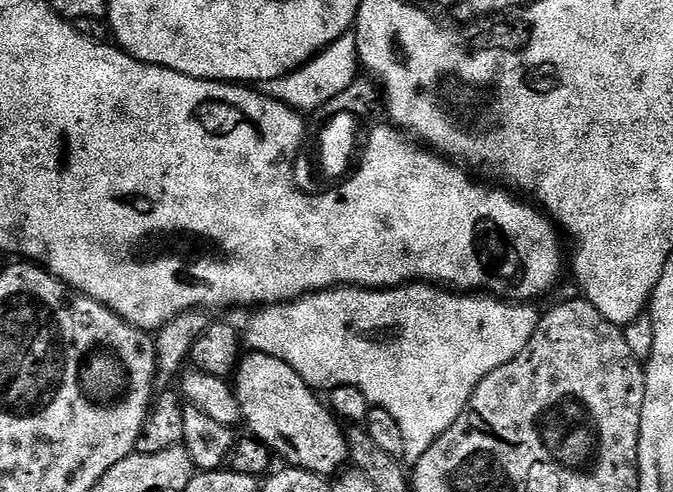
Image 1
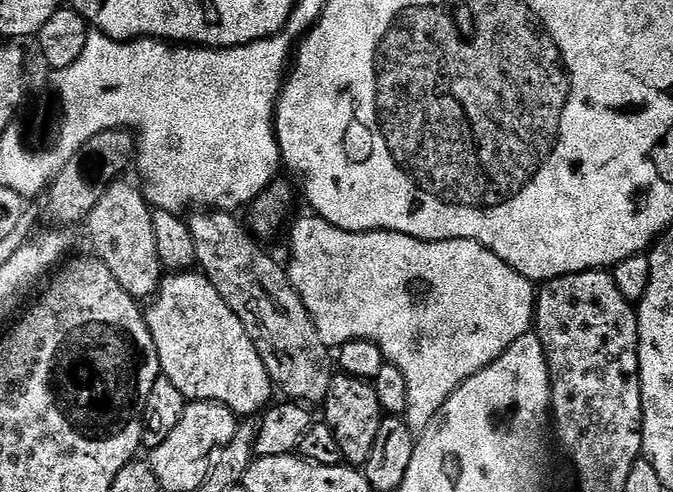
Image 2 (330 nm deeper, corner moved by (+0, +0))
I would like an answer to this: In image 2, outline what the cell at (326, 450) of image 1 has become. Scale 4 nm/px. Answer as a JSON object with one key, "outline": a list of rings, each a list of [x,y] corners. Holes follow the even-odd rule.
{"outline":[[[196,270],[173,271],[161,279],[154,299],[156,301],[146,308],[148,332],[154,338],[154,346],[158,350],[161,373],[170,382],[174,382],[174,386],[178,386],[185,401],[210,400],[214,404],[225,404],[240,418],[255,417],[269,407],[274,385],[268,377],[266,366],[250,334],[246,334],[246,326],[242,326],[238,314],[230,310],[222,294],[218,294],[207,276]]]}

